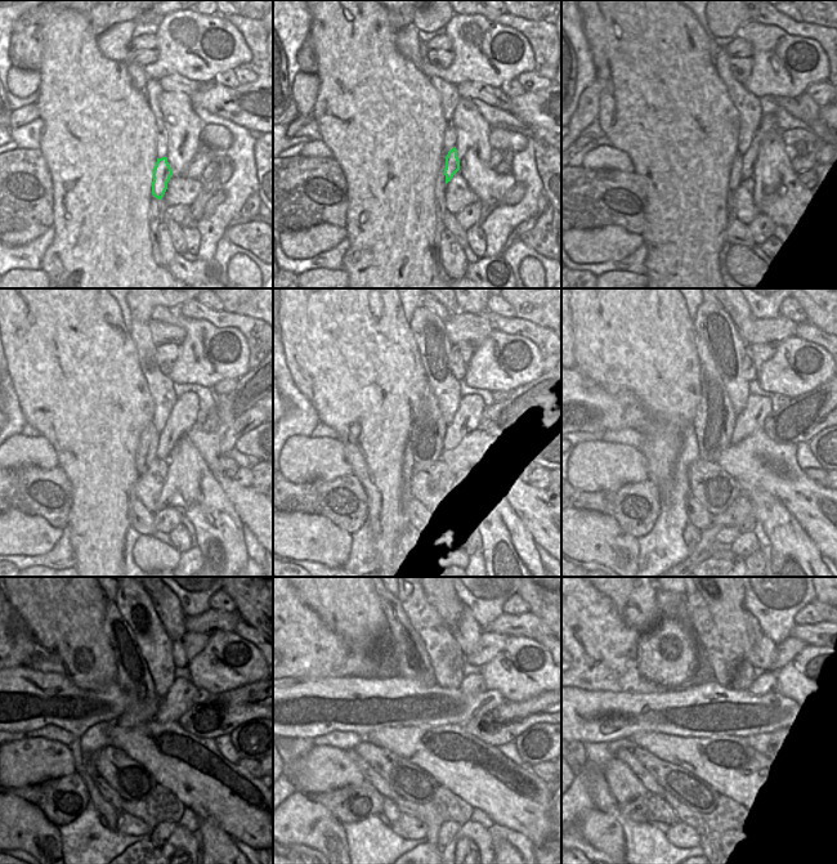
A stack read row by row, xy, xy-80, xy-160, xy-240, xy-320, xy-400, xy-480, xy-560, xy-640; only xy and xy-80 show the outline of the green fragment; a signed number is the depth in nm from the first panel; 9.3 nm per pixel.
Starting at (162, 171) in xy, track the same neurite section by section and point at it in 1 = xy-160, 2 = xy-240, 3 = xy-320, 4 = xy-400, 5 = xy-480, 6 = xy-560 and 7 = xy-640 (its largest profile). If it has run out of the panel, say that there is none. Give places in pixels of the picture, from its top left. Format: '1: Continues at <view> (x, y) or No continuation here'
1: Continues at xy-160 (768, 121)
2: Continues at xy-240 (184, 413)
3: Continues at xy-320 (468, 416)
4: Continues at xy-400 (759, 407)
5: Continues at xy-480 (178, 699)
6: Continues at xy-560 (473, 684)
7: Continues at xy-640 (766, 683).

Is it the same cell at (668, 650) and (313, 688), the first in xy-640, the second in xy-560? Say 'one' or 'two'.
two

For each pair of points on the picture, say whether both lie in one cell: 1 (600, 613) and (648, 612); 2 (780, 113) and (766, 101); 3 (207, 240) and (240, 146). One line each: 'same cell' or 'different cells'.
1: different cells
2: same cell
3: same cell

